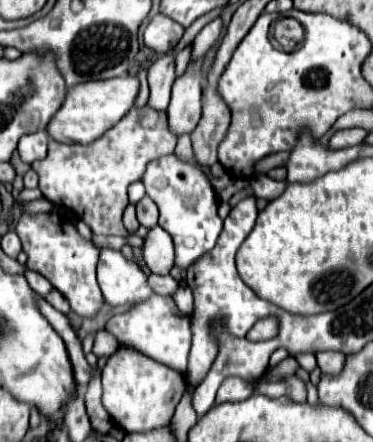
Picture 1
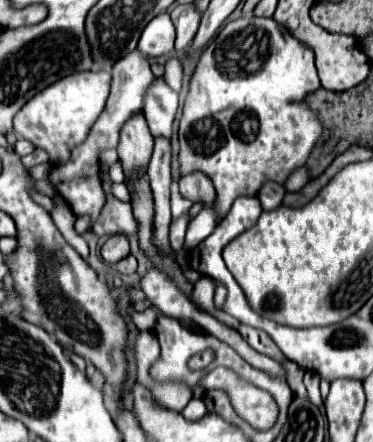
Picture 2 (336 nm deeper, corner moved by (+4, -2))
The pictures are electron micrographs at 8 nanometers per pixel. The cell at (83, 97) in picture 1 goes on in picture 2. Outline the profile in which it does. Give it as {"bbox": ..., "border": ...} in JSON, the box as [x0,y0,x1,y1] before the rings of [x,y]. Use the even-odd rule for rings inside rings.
{"bbox":[14,71,112,163],"border":[[[80,71],[56,81],[44,89],[44,93],[38,93],[32,101],[28,101],[20,113],[16,113],[14,133],[44,149],[50,155],[50,163],[66,163],[72,149],[88,137],[94,121],[102,113],[110,95],[110,81],[112,77],[106,71]]]}

